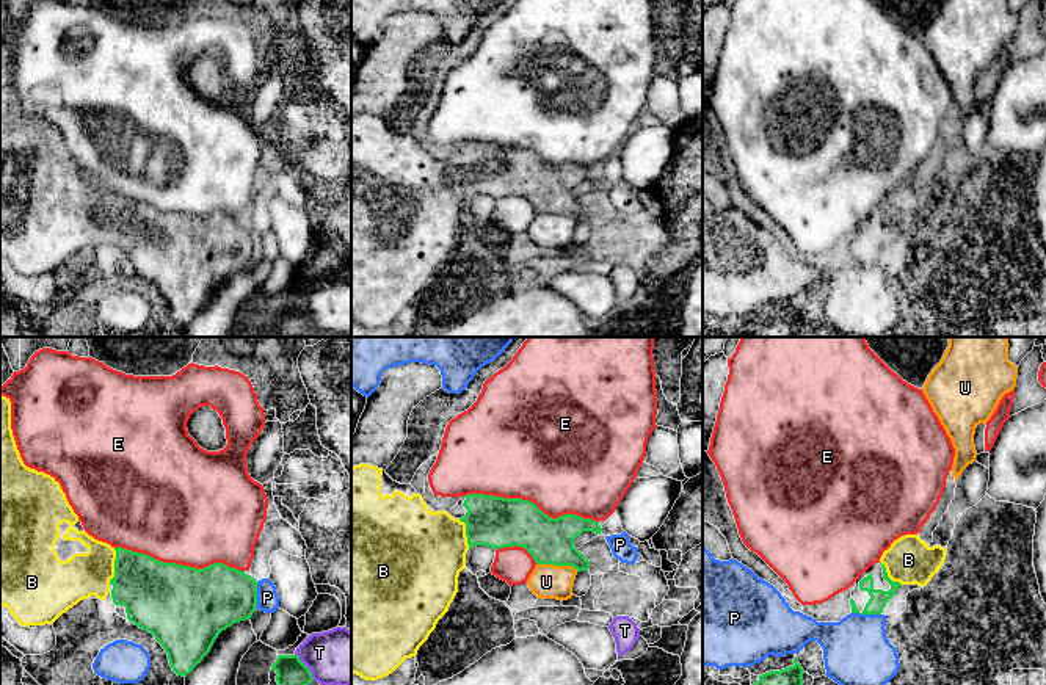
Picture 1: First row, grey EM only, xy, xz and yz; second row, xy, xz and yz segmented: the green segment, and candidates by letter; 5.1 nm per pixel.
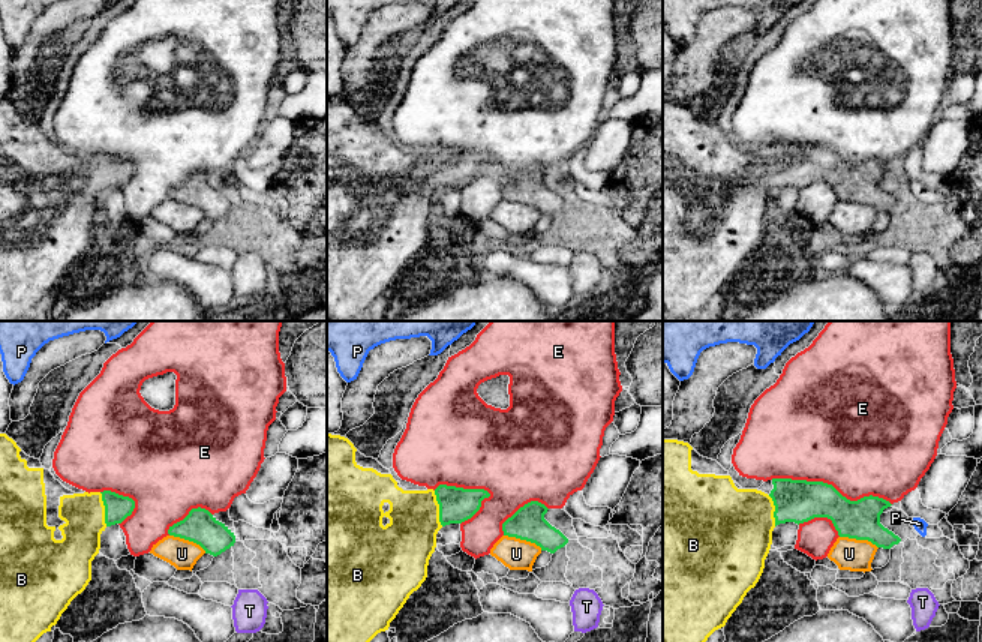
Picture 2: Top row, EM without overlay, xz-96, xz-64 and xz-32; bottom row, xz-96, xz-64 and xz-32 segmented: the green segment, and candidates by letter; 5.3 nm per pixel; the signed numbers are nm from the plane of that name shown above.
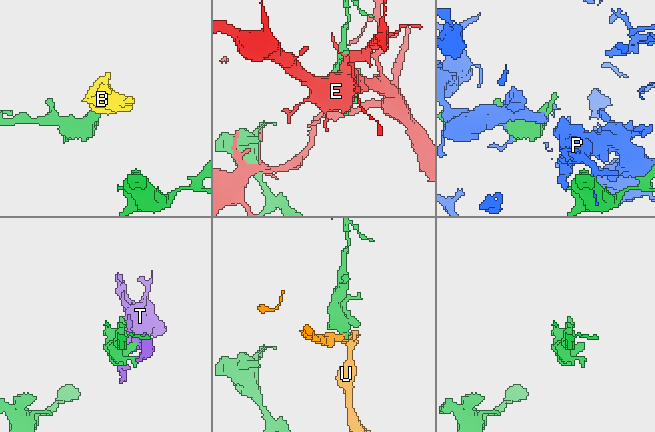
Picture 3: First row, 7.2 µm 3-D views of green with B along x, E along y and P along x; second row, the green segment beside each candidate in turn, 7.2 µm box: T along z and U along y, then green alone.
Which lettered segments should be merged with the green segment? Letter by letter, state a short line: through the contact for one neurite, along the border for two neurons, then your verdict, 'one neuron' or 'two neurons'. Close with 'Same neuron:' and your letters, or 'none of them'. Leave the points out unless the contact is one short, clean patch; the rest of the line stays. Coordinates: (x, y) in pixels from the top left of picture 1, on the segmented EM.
B: line xy (154, 593), (130, 572), (115, 566), (101, 566), (82, 576); one neuron
E: two neurons
P: two neurons
T: two neurons
U: two neurons
Same neuron: B

